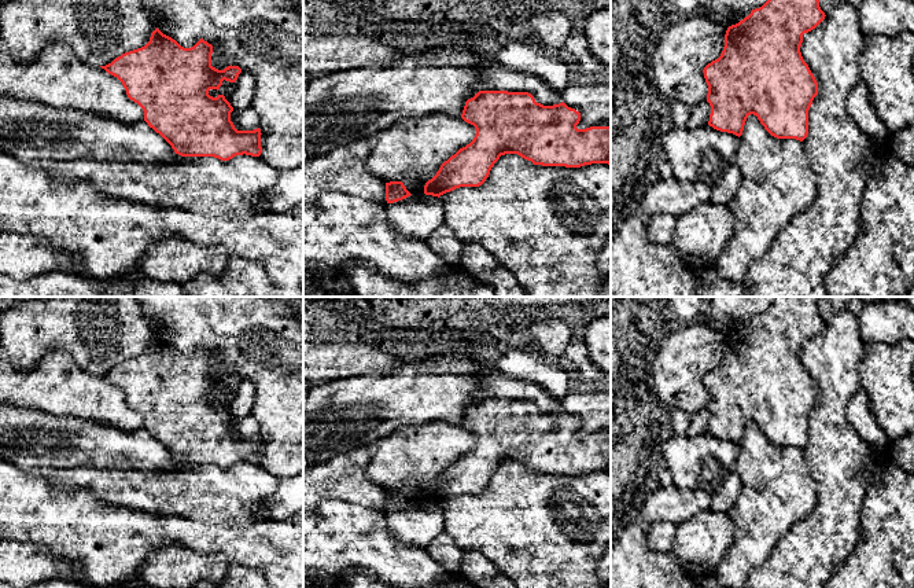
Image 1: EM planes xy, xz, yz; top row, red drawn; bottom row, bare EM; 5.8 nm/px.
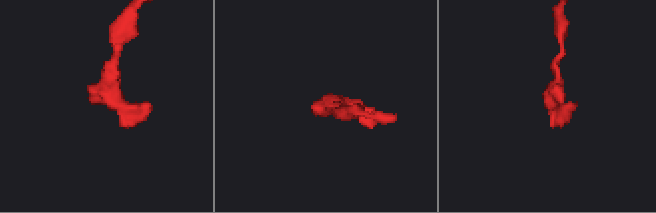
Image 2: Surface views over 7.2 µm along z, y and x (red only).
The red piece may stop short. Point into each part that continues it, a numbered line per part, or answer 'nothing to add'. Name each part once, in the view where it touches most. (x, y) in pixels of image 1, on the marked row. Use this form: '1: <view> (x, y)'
nothing to add

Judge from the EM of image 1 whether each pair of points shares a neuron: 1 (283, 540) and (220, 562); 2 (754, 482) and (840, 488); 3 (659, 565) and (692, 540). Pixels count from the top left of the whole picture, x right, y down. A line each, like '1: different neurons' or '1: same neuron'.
1: different neurons
2: different neurons
3: different neurons

